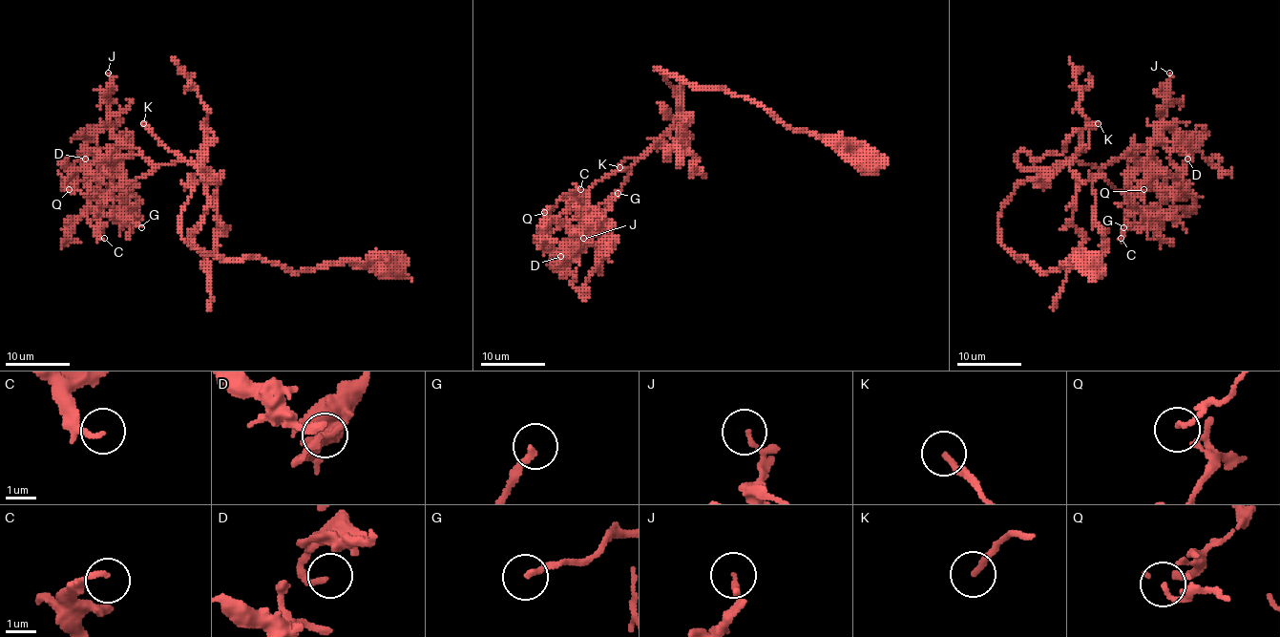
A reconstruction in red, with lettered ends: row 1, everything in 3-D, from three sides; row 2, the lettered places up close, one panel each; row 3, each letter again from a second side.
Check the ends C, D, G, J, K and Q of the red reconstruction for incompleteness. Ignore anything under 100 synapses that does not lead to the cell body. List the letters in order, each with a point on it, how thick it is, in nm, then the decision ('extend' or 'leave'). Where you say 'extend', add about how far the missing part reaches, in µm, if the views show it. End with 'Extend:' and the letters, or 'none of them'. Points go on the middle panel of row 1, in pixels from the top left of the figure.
C: place (580, 189); calibre 170 nm; leave
D: place (560, 256); calibre 190 nm; leave
G: place (618, 193); calibre 200 nm; leave
J: place (583, 238); calibre 140 nm; leave
K: place (619, 167); calibre 200 nm; extend; missing 25 µm
Q: place (544, 212); calibre 150 nm; leave
Extend: K

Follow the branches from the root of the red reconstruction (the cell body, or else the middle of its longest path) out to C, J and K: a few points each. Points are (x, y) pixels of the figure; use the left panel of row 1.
C: (184, 204), (201, 173), (185, 160), (161, 163), (120, 184), (106, 201), (98, 230), (104, 238)
J: (184, 204), (201, 173), (185, 160), (155, 167), (136, 149), (113, 135), (108, 73)
K: (184, 204), (192, 188), (201, 179), (201, 173), (192, 163), (171, 152), (143, 123)

